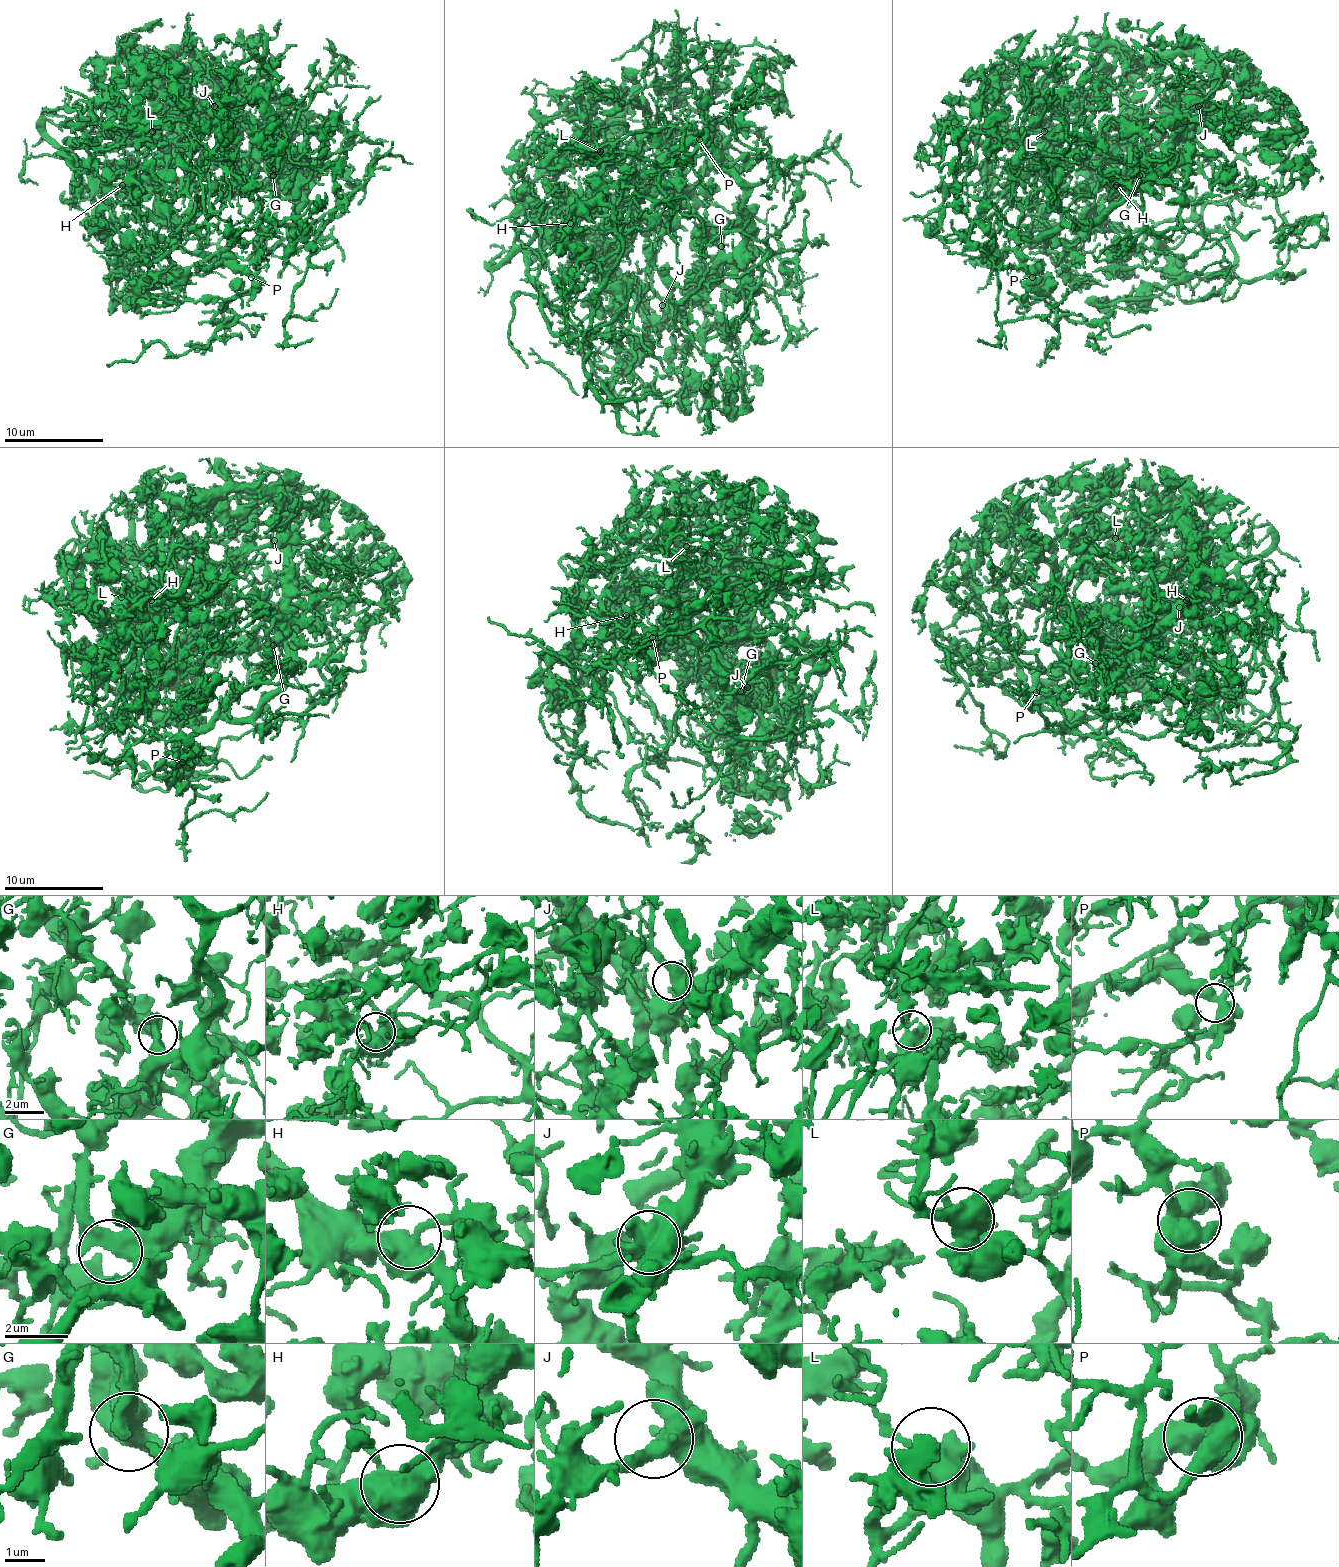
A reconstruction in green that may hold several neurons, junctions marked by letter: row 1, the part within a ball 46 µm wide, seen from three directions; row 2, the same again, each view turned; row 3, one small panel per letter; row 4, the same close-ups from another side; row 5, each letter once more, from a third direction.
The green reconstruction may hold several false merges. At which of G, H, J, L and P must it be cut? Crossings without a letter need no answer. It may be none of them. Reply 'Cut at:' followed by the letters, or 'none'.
Cut at: none

